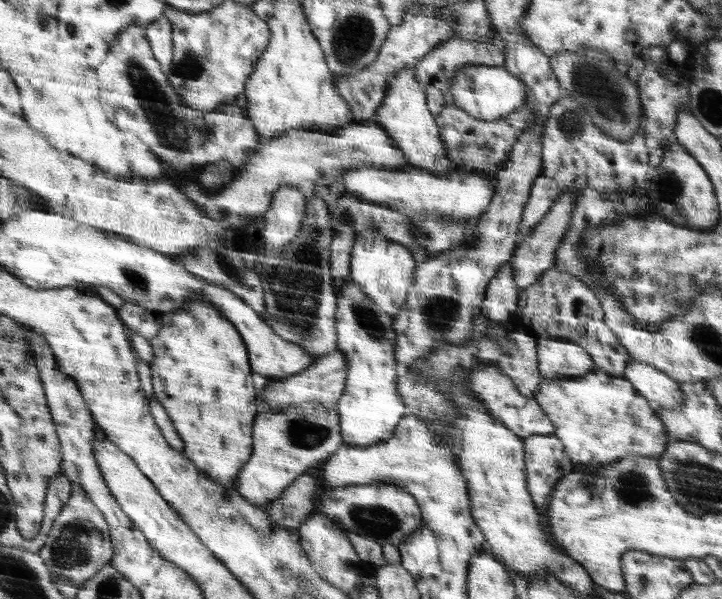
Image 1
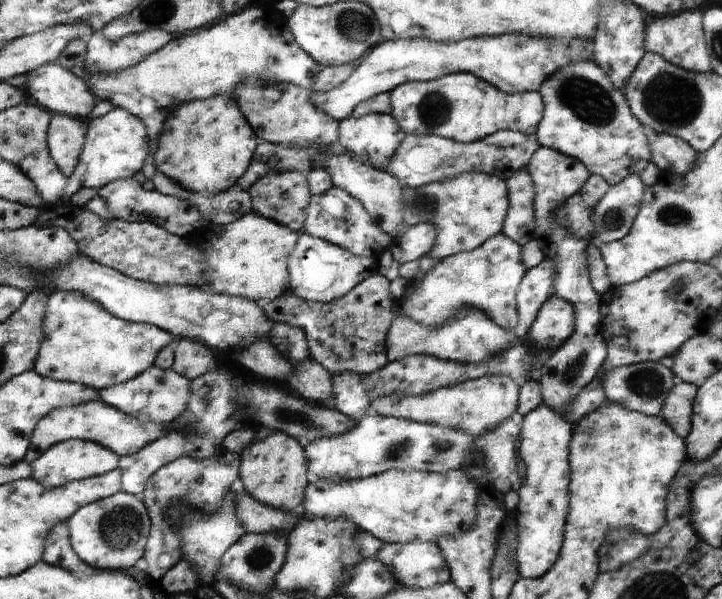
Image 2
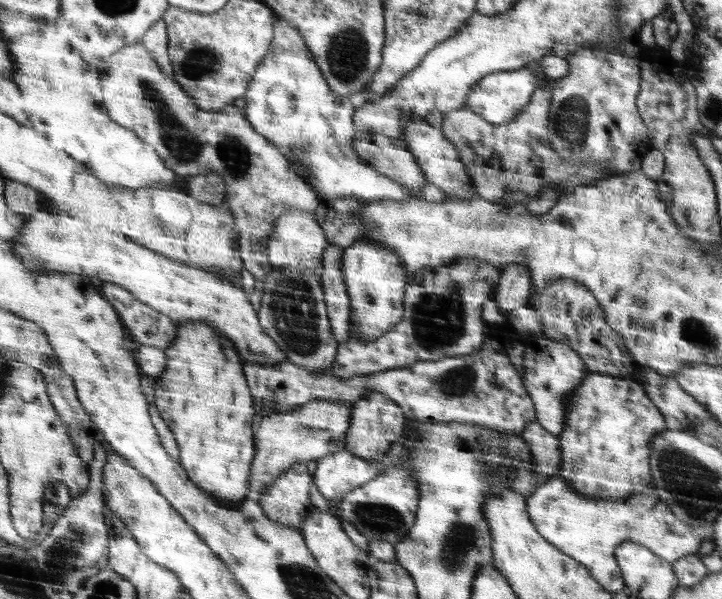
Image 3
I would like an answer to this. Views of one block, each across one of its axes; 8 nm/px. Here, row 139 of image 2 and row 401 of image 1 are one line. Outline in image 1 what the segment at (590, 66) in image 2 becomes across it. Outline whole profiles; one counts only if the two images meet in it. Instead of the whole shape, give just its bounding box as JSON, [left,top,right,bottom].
[533,370,669,474]

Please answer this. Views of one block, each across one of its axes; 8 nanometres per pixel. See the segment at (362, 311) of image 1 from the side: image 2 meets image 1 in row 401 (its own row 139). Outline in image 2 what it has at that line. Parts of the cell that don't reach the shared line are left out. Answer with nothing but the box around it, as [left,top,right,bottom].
[337,113,405,170]

